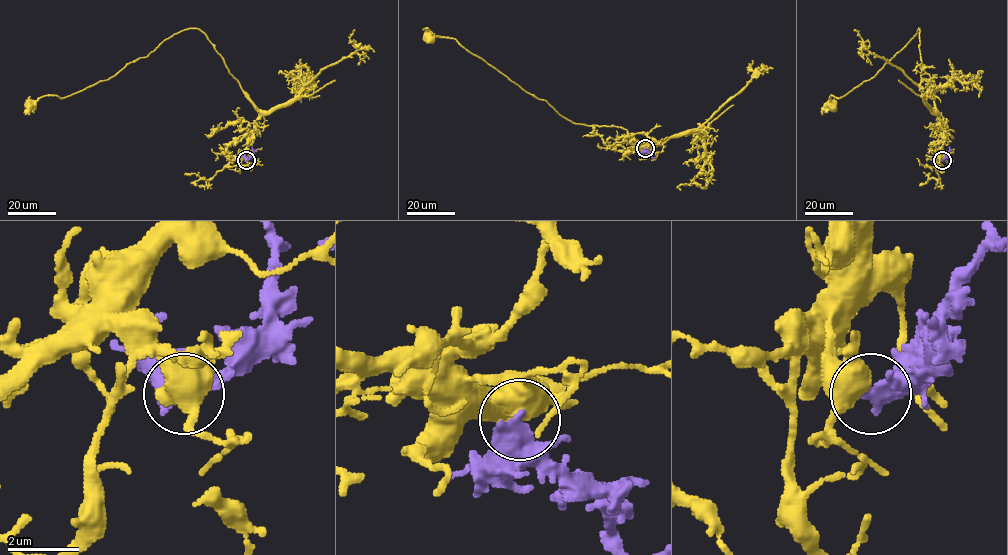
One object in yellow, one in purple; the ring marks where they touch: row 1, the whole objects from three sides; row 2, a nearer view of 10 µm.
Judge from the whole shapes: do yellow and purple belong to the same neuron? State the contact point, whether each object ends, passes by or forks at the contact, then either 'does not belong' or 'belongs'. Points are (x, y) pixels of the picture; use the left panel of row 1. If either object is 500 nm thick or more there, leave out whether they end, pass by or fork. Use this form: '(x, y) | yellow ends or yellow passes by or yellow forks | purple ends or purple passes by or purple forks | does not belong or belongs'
(246, 160) | does not belong

